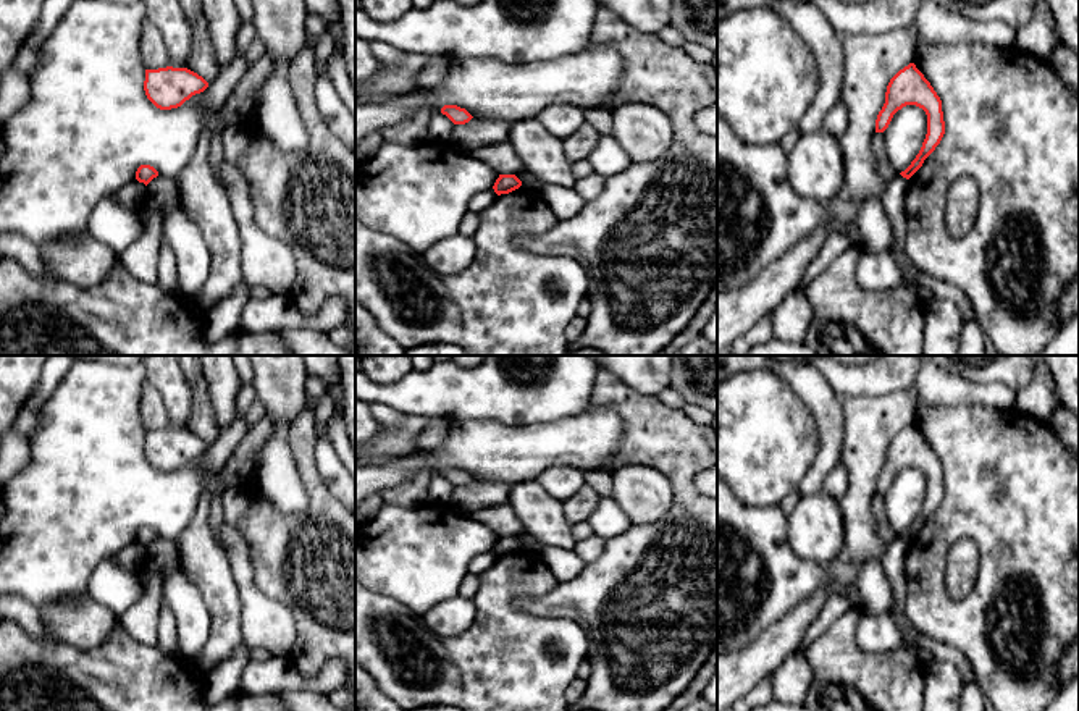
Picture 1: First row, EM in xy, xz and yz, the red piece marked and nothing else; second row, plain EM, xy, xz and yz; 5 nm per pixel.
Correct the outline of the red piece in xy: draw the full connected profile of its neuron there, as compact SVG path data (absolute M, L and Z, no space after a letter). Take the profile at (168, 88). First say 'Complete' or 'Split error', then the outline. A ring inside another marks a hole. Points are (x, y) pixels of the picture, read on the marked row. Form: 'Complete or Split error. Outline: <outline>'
Complete. Outline: M187 68L145 69L145 95L160 110L178 108L207 87L208 82Z

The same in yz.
Complete. Outline: M909 63L890 79L885 103L875 120L875 133L884 133L893 115L906 105L916 105L927 115L927 134L922 147L911 165L900 173L909 179L935 150L945 134L942 100L914 63Z

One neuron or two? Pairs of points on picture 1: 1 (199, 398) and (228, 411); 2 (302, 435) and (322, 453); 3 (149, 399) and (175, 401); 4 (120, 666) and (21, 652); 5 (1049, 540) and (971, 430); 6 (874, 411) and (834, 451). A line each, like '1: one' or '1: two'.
1: two
2: two
3: two
4: one
5: one
6: two

